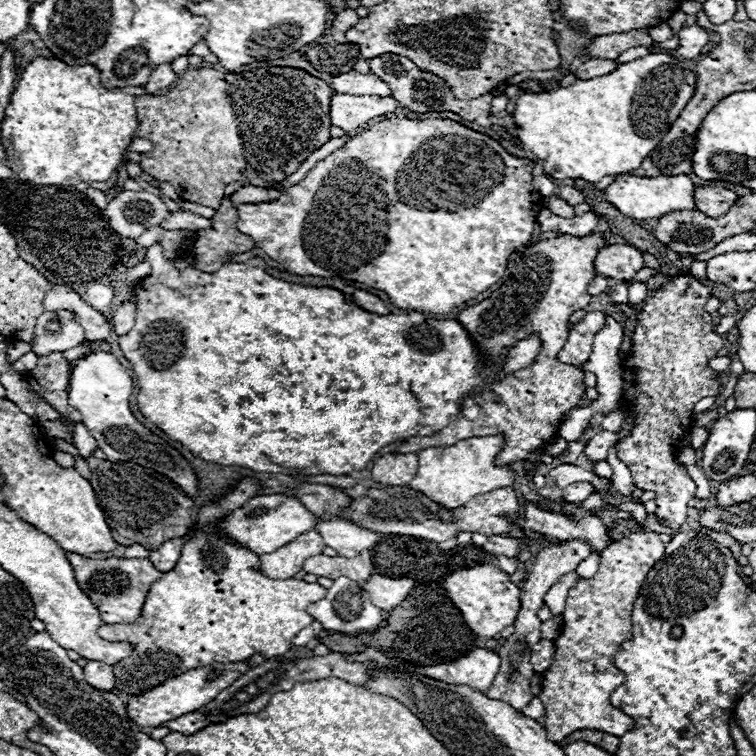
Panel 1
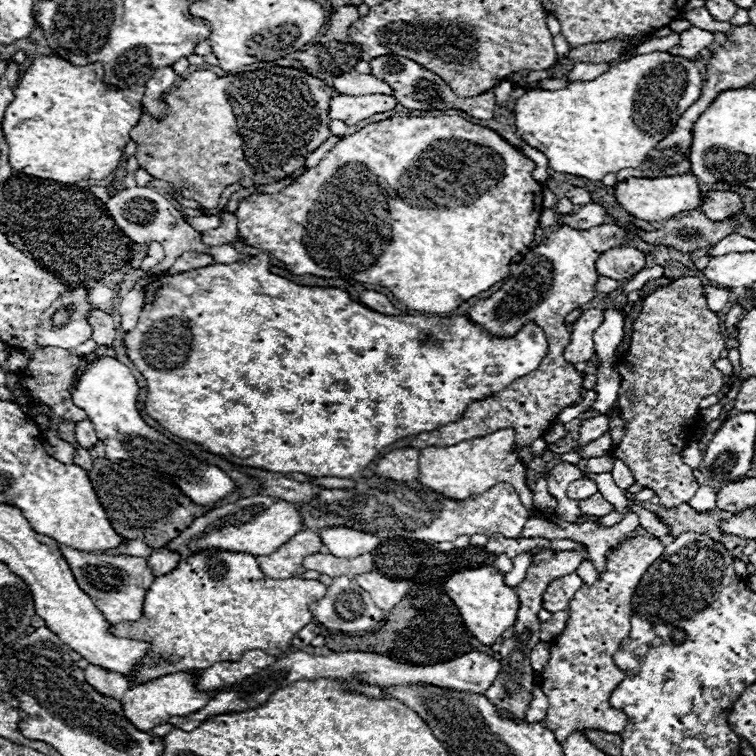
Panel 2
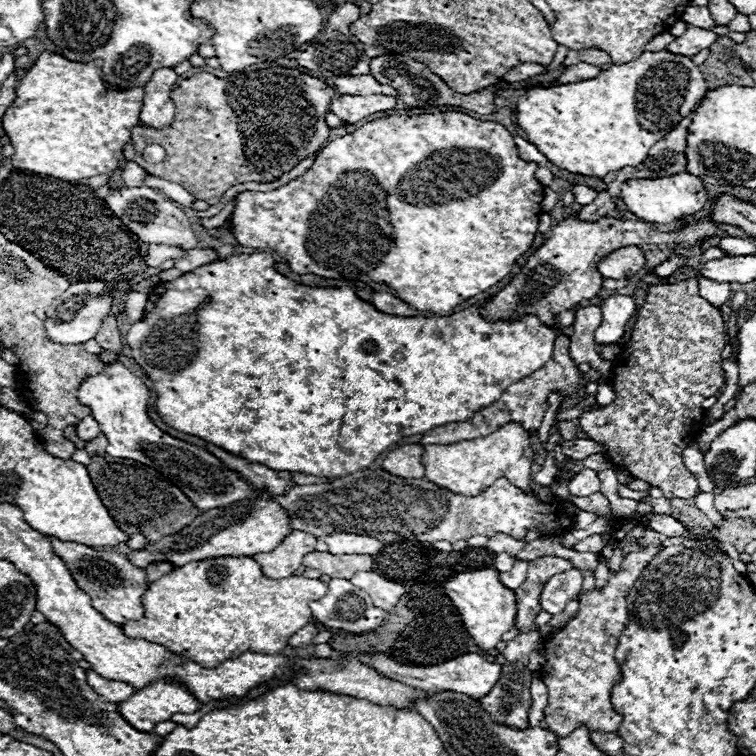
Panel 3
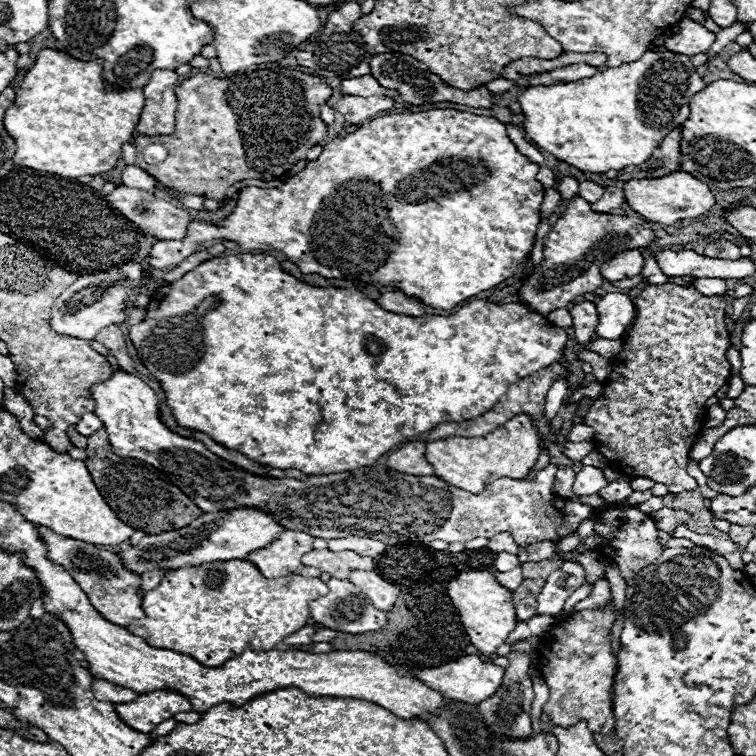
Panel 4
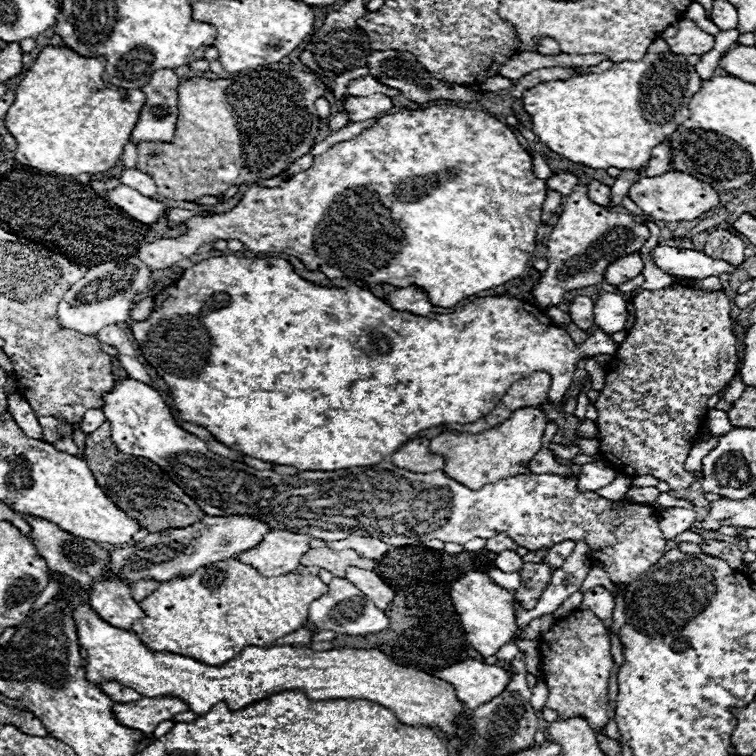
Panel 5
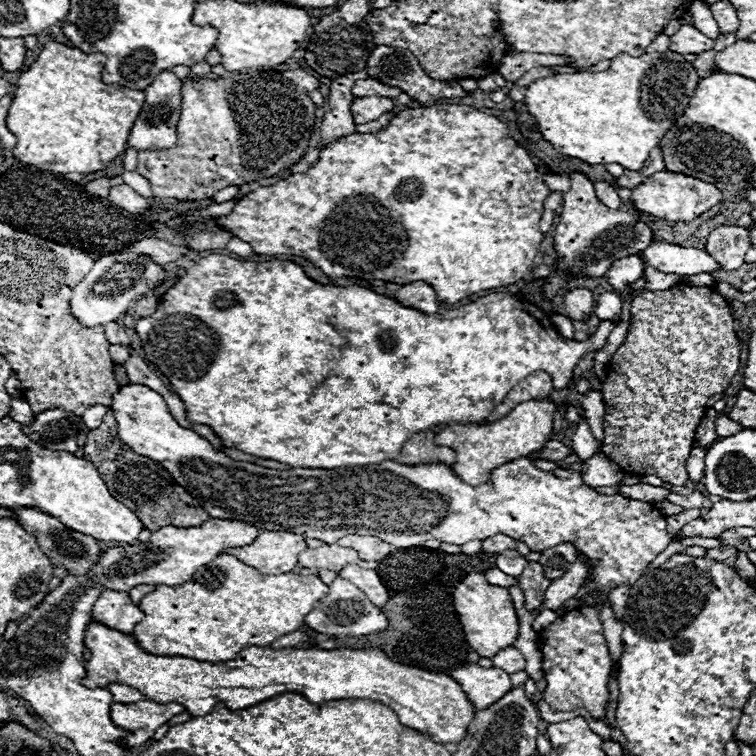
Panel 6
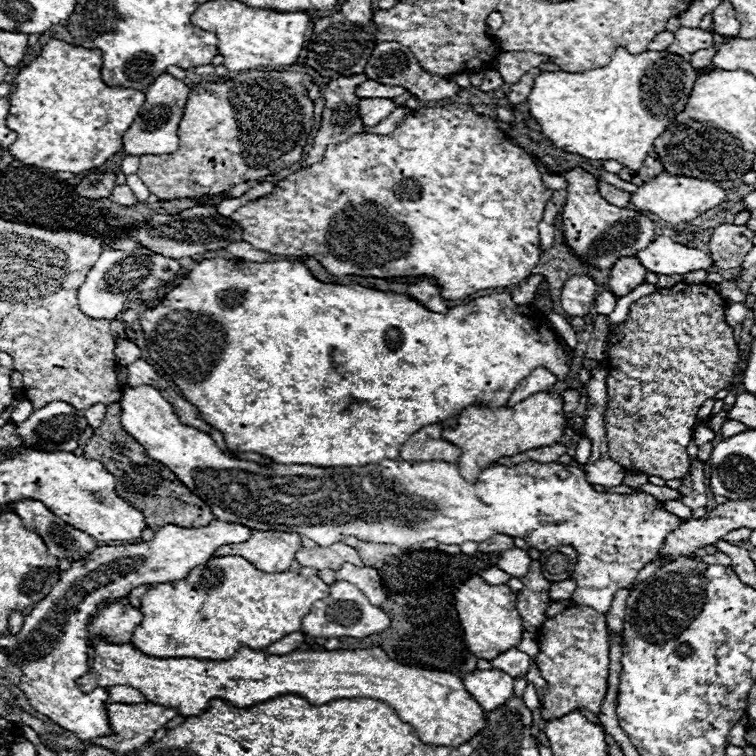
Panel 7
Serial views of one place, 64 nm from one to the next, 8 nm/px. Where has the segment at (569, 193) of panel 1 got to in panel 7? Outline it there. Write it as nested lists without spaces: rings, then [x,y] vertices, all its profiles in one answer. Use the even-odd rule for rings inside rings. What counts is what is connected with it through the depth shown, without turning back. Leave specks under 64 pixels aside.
[[[600,182],[598,184],[598,190],[600,190],[600,196],[606,198],[610,204],[614,206],[620,206],[620,208],[626,208],[630,204],[630,198],[632,198],[632,192],[624,192],[624,190],[618,190],[606,182]]]

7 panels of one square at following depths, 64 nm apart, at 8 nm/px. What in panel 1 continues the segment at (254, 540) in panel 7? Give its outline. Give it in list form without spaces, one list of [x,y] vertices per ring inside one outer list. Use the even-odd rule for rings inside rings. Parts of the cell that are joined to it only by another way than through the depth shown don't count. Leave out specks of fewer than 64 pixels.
[[[312,530],[310,534],[300,534],[300,538],[294,538],[292,542],[288,542],[288,546],[282,546],[272,554],[262,554],[260,570],[264,576],[276,578],[276,580],[294,578],[294,574],[302,570],[304,560],[310,556],[322,554],[324,546],[326,544],[316,530]]]

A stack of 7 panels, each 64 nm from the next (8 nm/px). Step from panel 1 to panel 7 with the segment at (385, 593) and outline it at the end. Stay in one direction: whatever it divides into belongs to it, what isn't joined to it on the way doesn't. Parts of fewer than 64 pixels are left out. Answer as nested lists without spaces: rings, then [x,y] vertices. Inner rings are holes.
[[[344,564],[344,566],[340,566],[340,570],[336,570],[336,580],[352,582],[376,606],[380,606],[386,600],[380,576],[378,576],[378,572],[374,568],[358,568],[354,564]]]

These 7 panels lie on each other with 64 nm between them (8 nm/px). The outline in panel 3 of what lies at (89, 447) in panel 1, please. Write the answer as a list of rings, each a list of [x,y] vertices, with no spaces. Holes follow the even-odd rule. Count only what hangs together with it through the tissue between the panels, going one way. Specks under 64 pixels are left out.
[[[88,416],[88,418],[82,418],[82,420],[76,424],[76,432],[78,432],[78,436],[80,436],[84,442],[88,442],[88,440],[92,440],[92,438],[98,436],[100,426],[98,426],[98,422],[96,422],[92,416]]]

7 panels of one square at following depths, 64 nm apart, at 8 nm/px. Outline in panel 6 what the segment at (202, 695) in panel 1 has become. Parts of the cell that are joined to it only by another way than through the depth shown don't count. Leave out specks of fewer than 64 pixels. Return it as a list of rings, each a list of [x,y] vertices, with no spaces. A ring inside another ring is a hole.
[[[142,700],[138,704],[112,704],[112,722],[122,730],[128,730],[128,738],[120,738],[120,746],[126,750],[144,746],[156,728],[166,724],[172,716],[184,712],[180,704],[158,704],[152,700]]]

